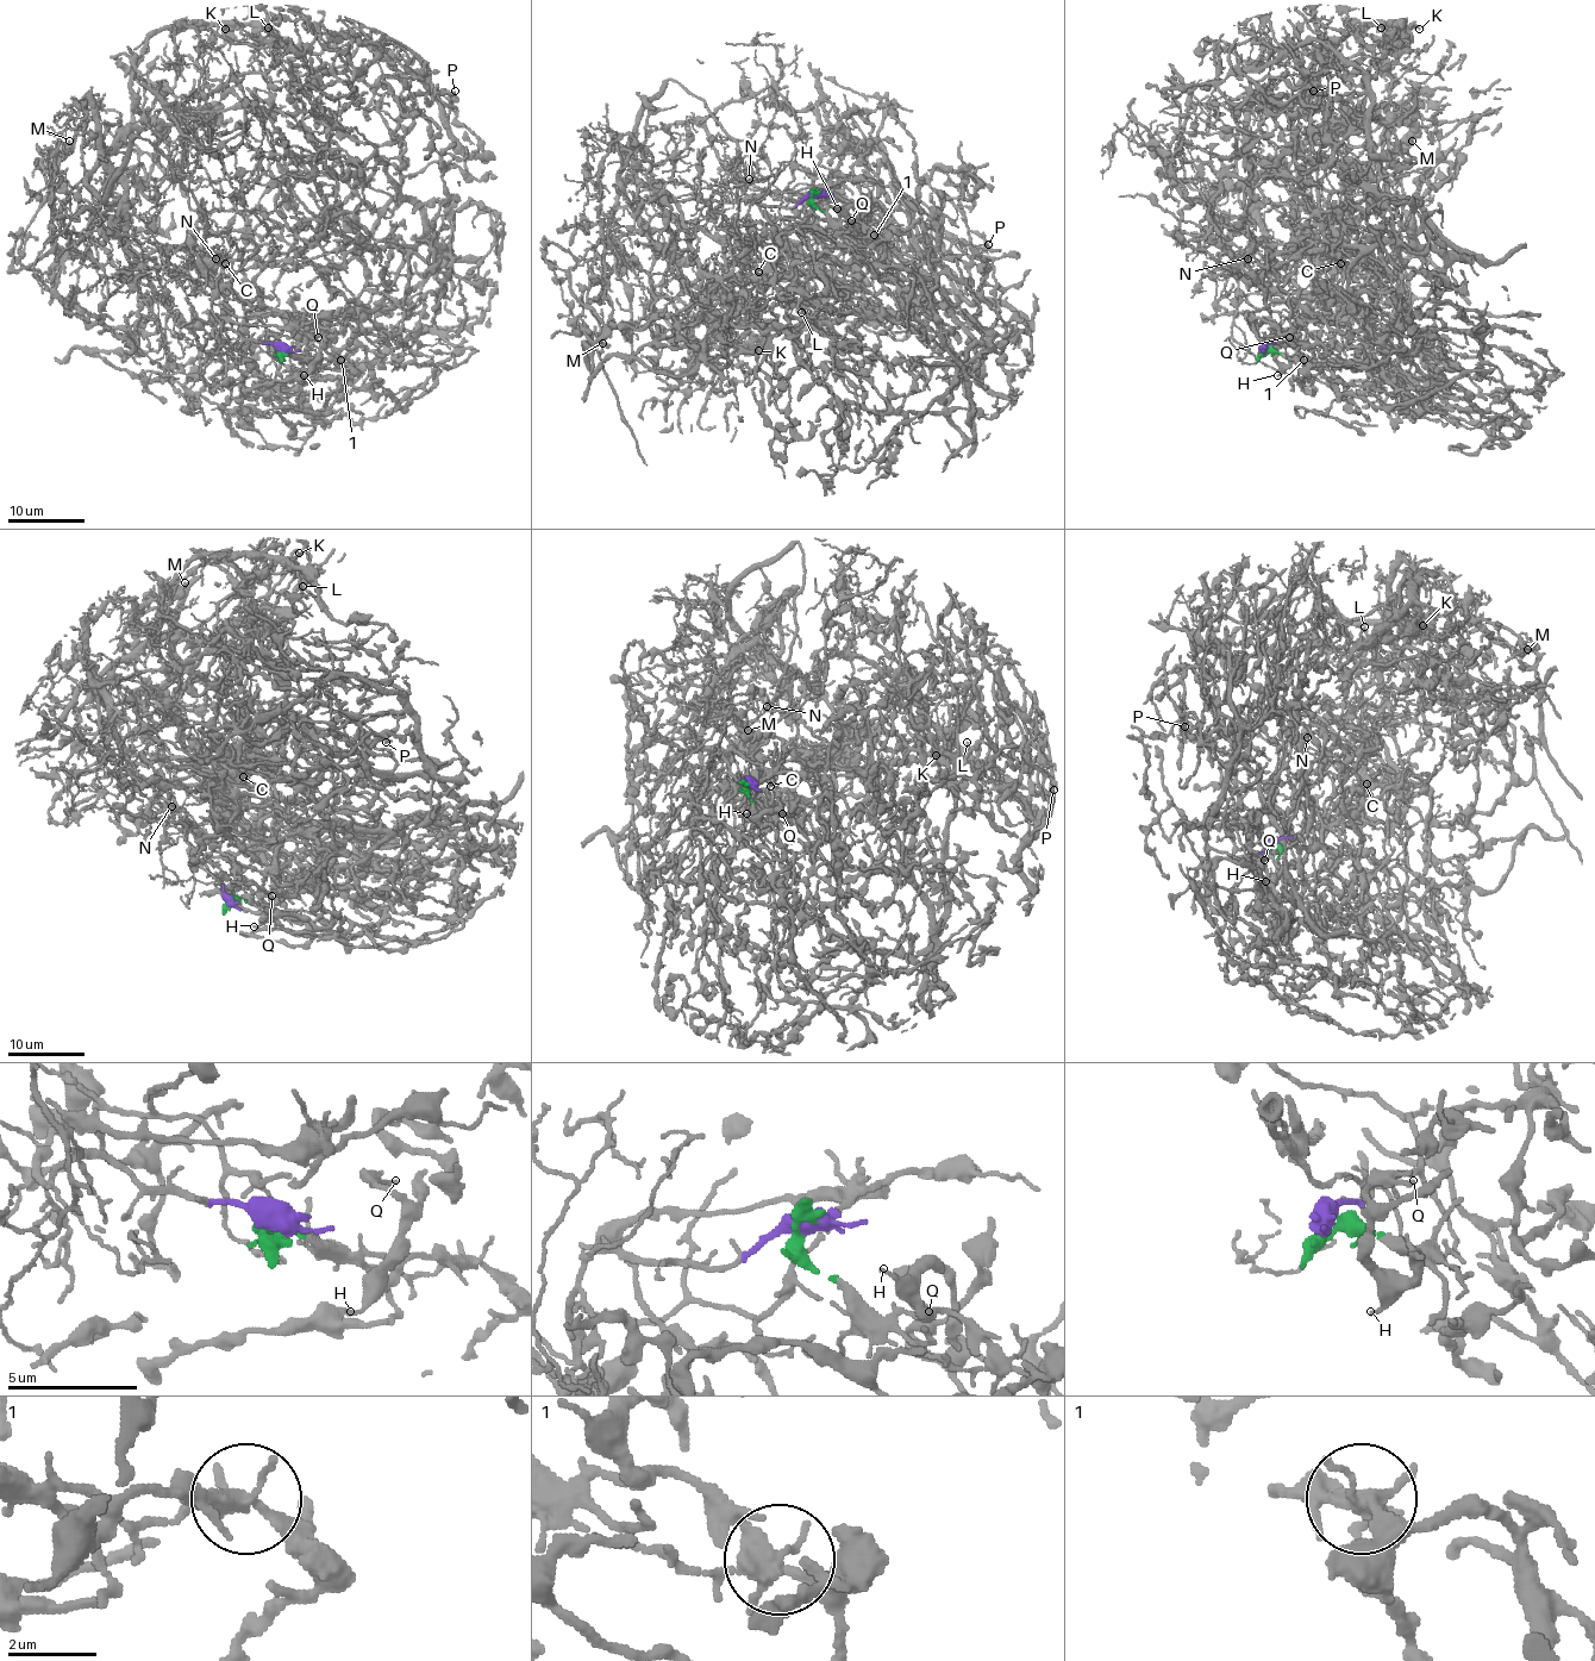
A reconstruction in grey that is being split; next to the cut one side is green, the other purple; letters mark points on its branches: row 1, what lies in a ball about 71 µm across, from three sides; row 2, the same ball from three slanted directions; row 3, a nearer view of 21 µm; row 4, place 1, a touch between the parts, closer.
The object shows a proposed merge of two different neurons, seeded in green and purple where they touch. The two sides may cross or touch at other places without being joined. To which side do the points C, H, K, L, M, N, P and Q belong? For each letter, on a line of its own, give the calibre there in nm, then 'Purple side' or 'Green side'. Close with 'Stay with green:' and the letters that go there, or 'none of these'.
C: Thickness 160 nm. Green side
H: Thickness 180 nm. Green side
K: Thickness 130 nm. Purple side
L: Thickness 190 nm. Purple side
M: Thickness 200 nm. Purple side
N: Thickness 160 nm. Purple side
P: Thickness 180 nm. Green side
Q: Thickness 160 nm. Green side
Stay with green: C, H, P, Q

